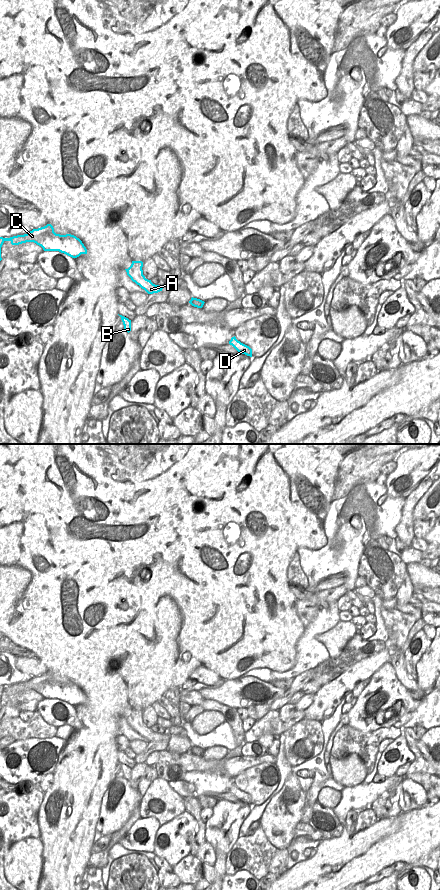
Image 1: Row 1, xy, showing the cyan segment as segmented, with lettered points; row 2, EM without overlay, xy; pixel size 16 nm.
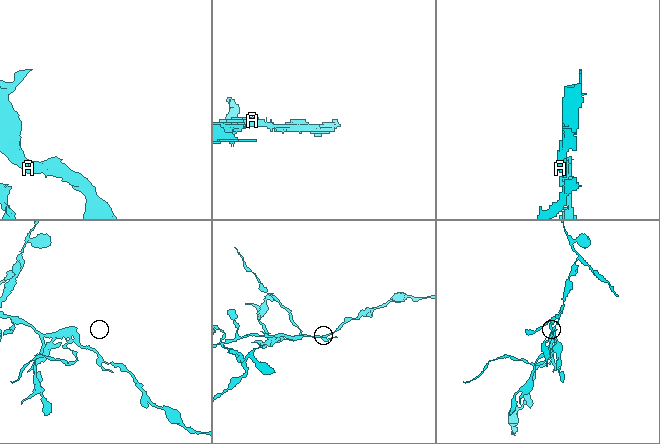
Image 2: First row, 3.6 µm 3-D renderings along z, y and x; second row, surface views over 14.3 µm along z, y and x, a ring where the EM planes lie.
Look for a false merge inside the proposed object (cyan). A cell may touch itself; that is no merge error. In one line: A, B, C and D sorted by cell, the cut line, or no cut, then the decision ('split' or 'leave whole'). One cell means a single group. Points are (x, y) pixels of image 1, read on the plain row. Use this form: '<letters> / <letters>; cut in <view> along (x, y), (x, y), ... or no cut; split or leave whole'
A C D / B; cut in xy along (123, 771), (130, 773); split

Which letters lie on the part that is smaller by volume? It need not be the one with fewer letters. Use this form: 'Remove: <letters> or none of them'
Remove: B

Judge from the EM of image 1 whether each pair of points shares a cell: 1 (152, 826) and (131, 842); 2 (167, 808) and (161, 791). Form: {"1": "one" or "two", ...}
{"1": "one", "2": "one"}

